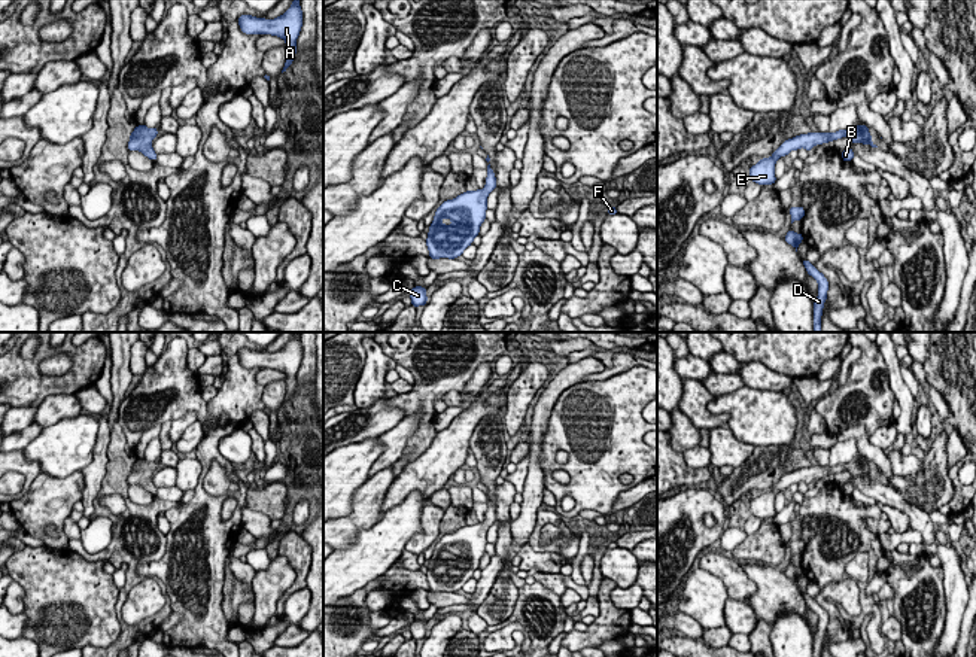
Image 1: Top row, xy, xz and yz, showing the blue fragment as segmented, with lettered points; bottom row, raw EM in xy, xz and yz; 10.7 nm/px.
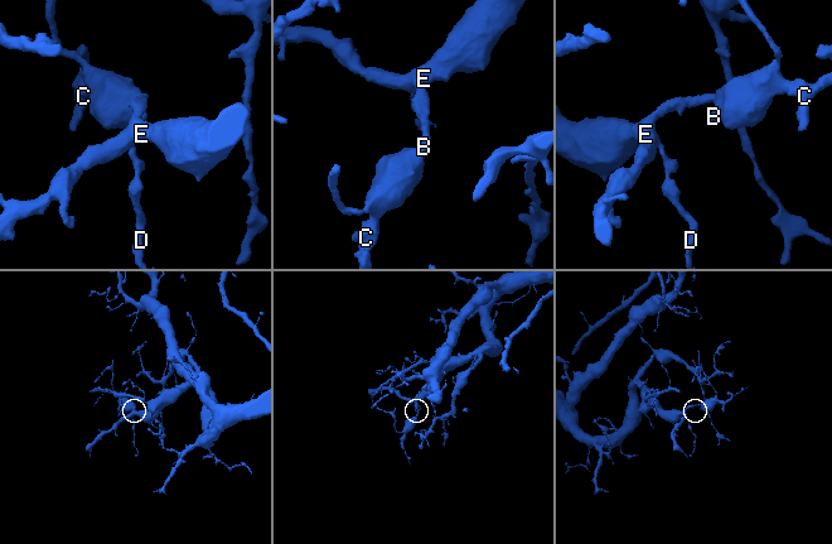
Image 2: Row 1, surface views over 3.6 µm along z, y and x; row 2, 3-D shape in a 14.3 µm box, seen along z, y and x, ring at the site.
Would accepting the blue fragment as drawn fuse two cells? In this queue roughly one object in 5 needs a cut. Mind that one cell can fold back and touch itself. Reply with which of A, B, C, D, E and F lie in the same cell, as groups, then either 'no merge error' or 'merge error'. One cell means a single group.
A B C D E F | no merge error

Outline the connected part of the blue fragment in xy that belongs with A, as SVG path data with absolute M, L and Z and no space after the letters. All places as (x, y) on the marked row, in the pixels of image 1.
M294 0L291 7L274 19L240 15L238 25L244 34L271 34L286 42L285 48L288 55L282 73L286 72L286 69L294 63L297 54L297 39L302 27L302 10L300 0Z

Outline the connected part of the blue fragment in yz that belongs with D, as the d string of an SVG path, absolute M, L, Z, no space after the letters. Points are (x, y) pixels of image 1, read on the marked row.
M802 259L806 273L818 282L818 296L814 299L814 332L821 332L821 316L827 299L828 282L824 274L815 268L808 259Z

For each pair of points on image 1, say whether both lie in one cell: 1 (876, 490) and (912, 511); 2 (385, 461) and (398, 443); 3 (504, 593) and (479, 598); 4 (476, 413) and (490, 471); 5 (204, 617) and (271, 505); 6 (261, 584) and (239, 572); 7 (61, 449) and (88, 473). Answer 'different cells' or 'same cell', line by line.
1: same cell
2: same cell
3: different cells
4: different cells
5: different cells
6: different cells
7: different cells

